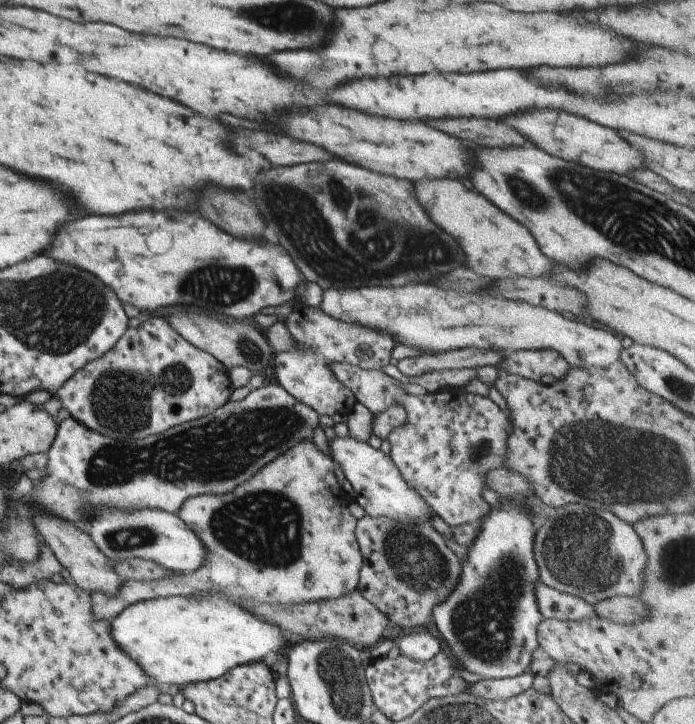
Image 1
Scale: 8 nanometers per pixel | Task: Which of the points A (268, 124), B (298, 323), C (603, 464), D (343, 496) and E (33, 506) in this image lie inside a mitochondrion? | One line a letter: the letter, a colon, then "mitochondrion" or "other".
A: other
B: other
C: mitochondrion
D: other
E: other

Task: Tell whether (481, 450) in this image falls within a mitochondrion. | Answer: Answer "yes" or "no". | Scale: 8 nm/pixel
yes

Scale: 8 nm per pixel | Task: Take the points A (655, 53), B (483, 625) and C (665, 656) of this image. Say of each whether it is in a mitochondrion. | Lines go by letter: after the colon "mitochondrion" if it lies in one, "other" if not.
A: other
B: mitochondrion
C: other

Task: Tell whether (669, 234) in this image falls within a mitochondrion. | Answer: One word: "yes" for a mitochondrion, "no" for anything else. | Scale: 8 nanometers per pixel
yes

